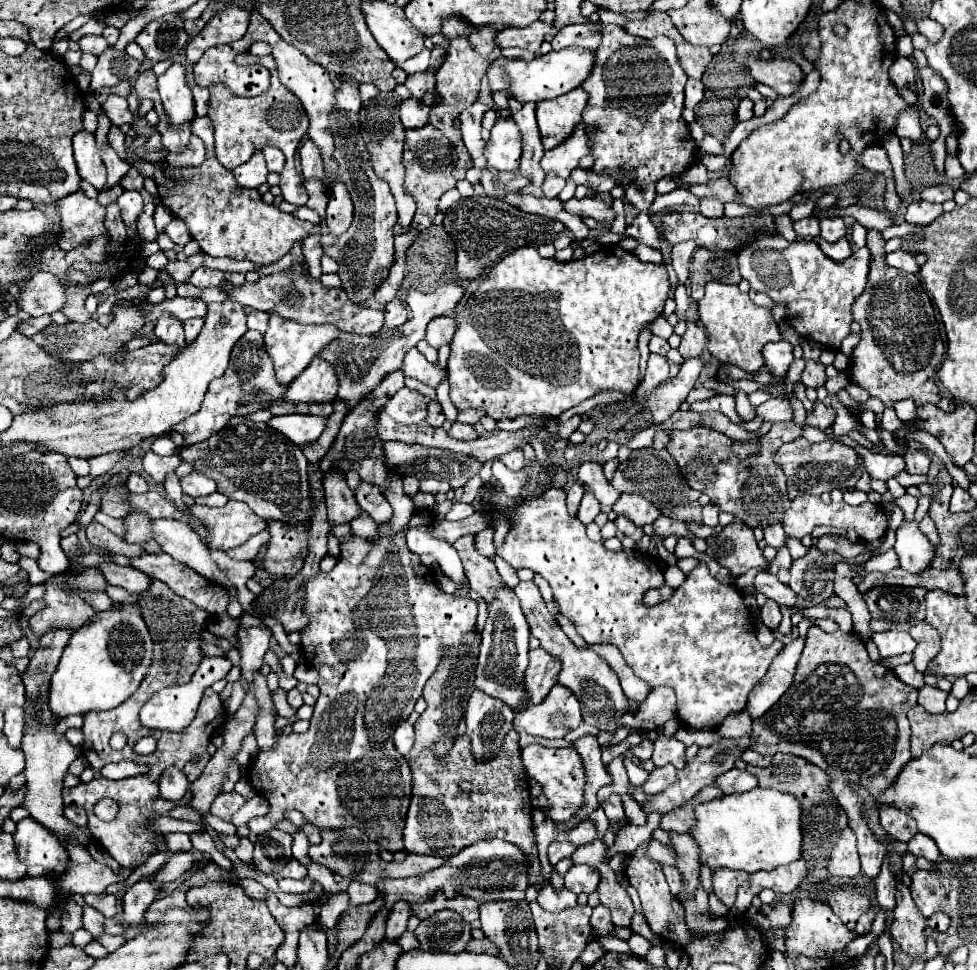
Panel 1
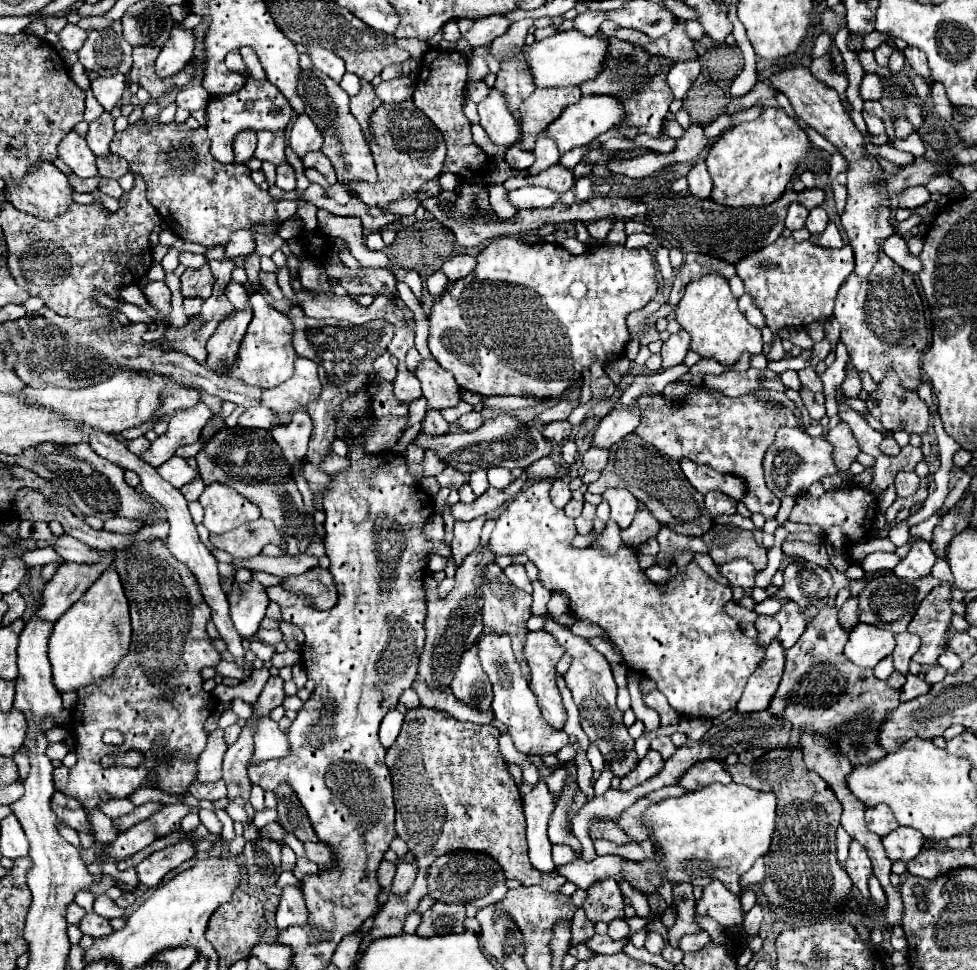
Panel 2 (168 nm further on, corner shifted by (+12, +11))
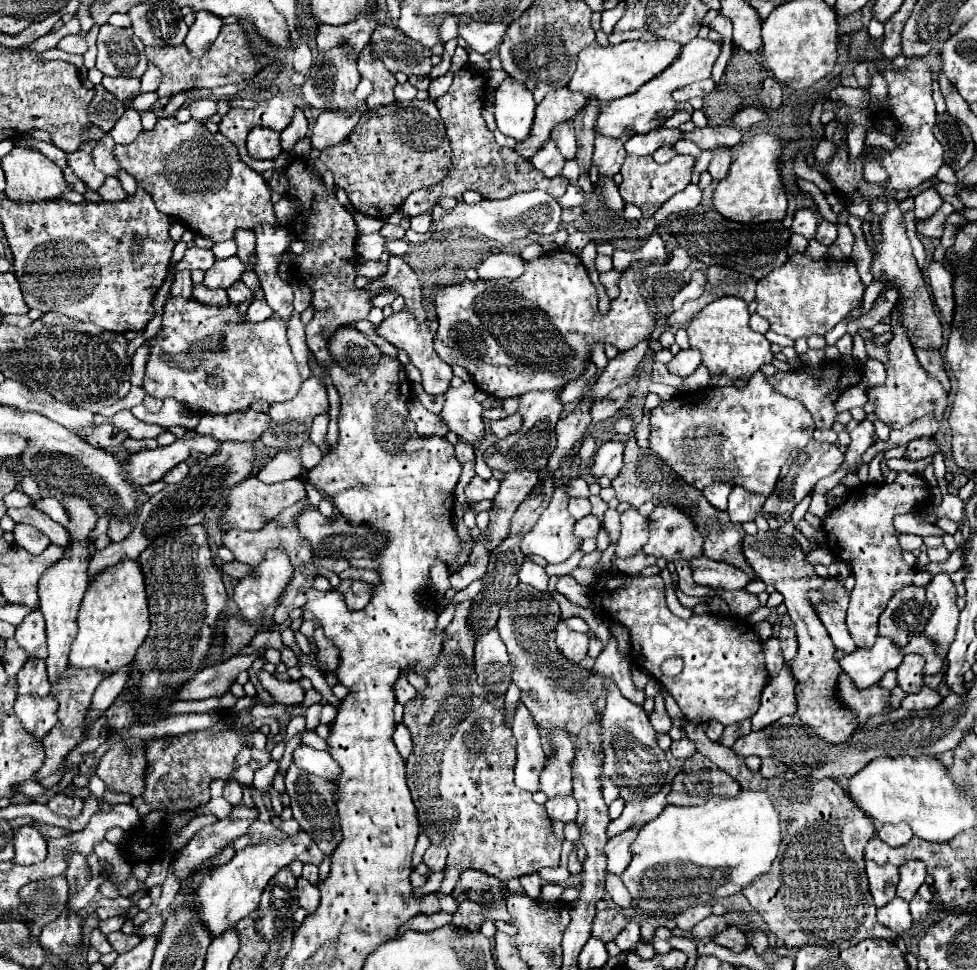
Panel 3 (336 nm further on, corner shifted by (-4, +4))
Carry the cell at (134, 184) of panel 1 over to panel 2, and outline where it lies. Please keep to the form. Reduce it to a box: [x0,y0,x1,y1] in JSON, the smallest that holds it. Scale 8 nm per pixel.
[96,154,128,180]

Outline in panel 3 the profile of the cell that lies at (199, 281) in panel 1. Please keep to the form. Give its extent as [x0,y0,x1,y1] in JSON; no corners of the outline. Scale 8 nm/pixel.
[180,247,216,271]

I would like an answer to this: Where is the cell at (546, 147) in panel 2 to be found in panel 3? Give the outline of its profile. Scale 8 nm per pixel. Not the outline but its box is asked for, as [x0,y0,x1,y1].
[552,121,576,159]

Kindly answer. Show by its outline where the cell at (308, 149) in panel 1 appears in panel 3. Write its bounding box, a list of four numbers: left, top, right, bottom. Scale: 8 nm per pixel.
[312,111,360,151]

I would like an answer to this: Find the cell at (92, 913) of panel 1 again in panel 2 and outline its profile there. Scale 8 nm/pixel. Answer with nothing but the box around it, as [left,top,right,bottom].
[80,912,112,938]

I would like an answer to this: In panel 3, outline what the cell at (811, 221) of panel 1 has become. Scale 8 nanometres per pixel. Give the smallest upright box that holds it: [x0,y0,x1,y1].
[792,209,818,239]

